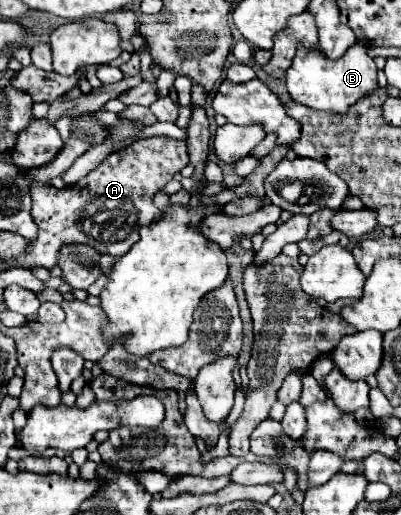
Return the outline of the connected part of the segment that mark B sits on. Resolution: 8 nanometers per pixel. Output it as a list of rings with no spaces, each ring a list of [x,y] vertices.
[[[359,42],[351,46],[351,50],[347,50],[347,54],[337,62],[327,62],[321,50],[299,50],[291,70],[287,70],[287,90],[291,98],[303,106],[323,112],[345,114],[349,106],[371,96],[377,88],[377,66],[373,58],[367,56],[367,48]]]

